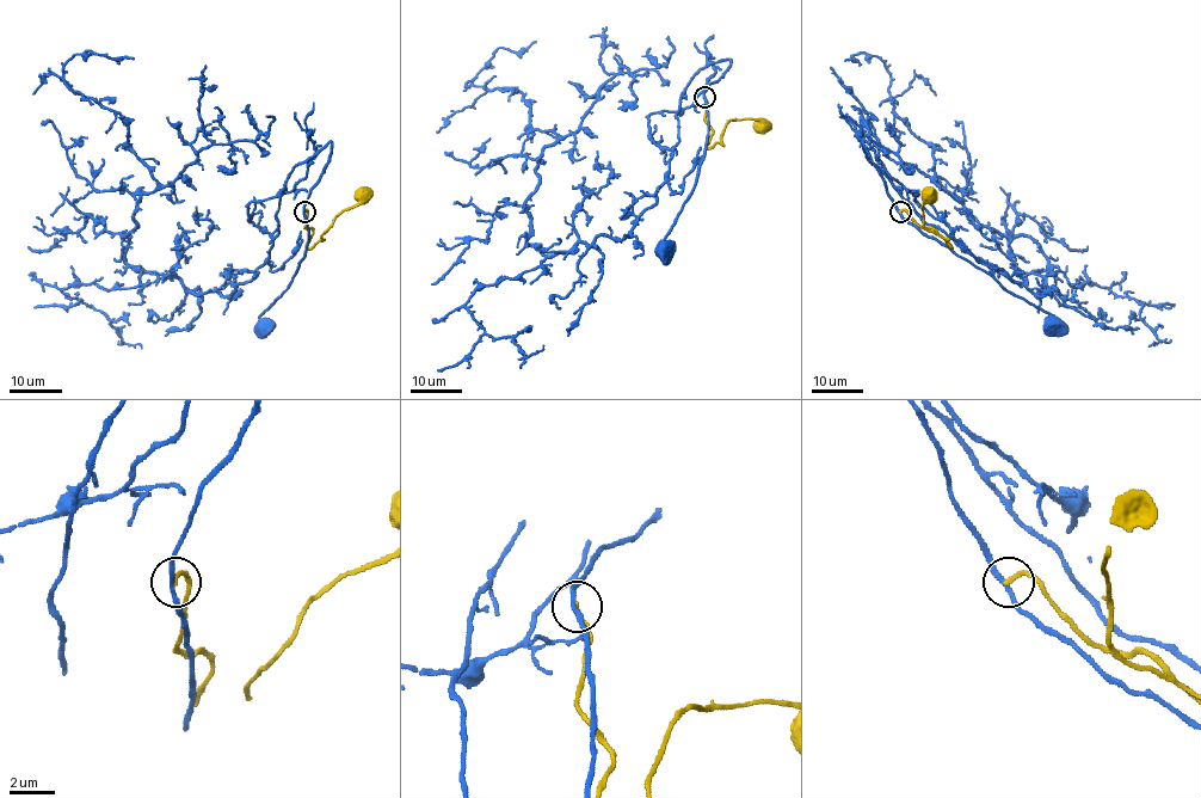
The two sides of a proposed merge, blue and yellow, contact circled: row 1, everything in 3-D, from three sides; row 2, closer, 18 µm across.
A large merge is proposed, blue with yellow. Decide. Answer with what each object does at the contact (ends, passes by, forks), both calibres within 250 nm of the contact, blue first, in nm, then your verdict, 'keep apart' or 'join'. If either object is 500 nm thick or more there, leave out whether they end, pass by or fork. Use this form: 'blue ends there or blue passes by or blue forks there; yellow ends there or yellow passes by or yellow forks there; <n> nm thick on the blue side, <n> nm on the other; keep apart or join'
blue passes by; yellow ends there; 180 nm thick on the blue side, 200 nm on the other; keep apart

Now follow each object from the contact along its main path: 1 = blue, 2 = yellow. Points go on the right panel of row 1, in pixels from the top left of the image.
1: (900, 212), (924, 234), (948, 245), (990, 274), (1008, 292), (1048, 313), (1054, 326)
2: (900, 212), (905, 210), (923, 227), (936, 231), (952, 247), (923, 225), (923, 197), (934, 189)

